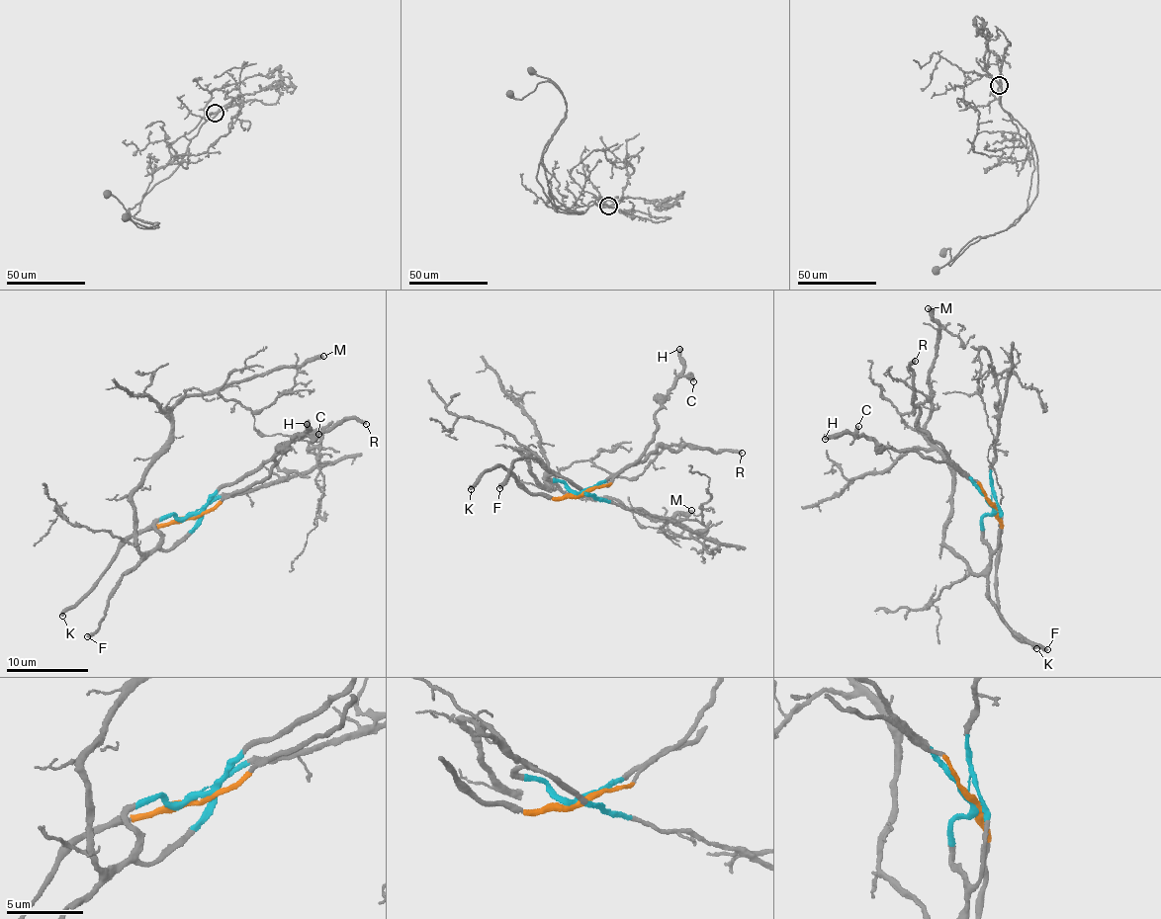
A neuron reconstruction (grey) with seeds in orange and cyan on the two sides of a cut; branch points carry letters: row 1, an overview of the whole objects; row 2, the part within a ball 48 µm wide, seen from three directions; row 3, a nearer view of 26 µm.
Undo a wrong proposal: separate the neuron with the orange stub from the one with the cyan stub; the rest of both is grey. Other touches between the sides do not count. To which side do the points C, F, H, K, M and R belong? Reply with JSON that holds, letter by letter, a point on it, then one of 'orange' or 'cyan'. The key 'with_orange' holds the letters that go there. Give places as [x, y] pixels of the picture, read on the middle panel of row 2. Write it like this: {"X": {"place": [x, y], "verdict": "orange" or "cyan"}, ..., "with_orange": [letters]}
{"C": {"place": [693, 381], "verdict": "orange"}, "F": {"place": [499, 488], "verdict": "cyan"}, "H": {"place": [679, 349], "verdict": "orange"}, "K": {"place": [471, 489], "verdict": "orange"}, "M": {"place": [691, 510], "verdict": "cyan"}, "R": {"place": [742, 453], "verdict": "cyan"}, "with_orange": ["C", "H", "K"]}

